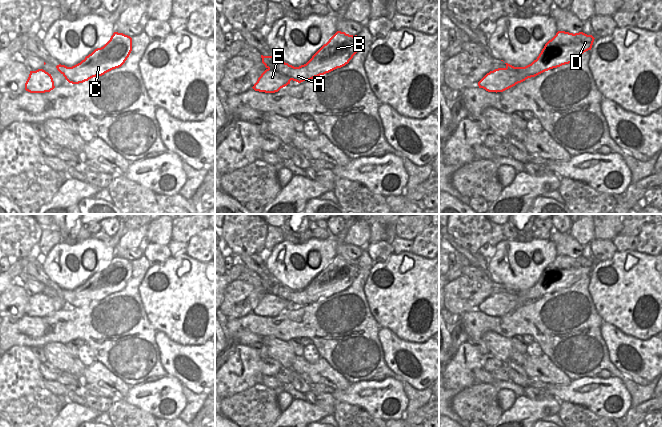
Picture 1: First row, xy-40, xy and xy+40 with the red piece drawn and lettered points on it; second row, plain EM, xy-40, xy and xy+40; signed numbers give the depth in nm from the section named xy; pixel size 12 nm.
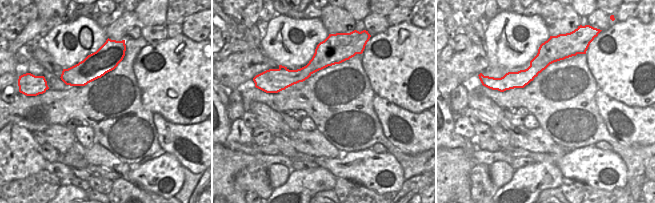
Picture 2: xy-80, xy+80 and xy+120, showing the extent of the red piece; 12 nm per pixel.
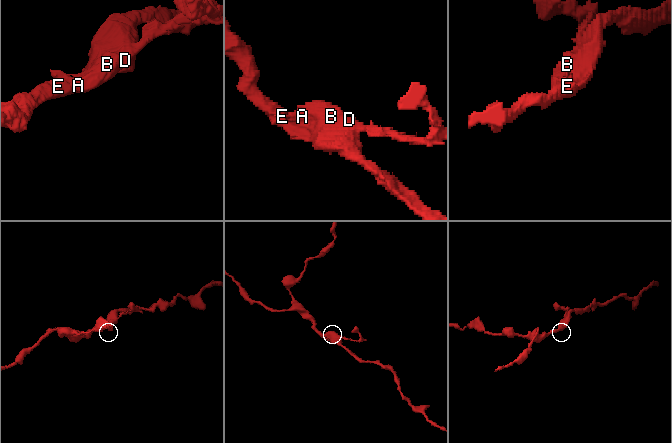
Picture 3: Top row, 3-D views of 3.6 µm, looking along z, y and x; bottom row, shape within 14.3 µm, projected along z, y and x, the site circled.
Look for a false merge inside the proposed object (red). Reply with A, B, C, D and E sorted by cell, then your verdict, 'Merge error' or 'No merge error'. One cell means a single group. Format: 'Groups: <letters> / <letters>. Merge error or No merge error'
Groups: A B C D / E. Merge error

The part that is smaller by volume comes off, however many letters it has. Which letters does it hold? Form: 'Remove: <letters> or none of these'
Remove: A, B, C, D

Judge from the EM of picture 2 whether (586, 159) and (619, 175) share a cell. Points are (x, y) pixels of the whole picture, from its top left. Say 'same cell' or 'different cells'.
same cell

